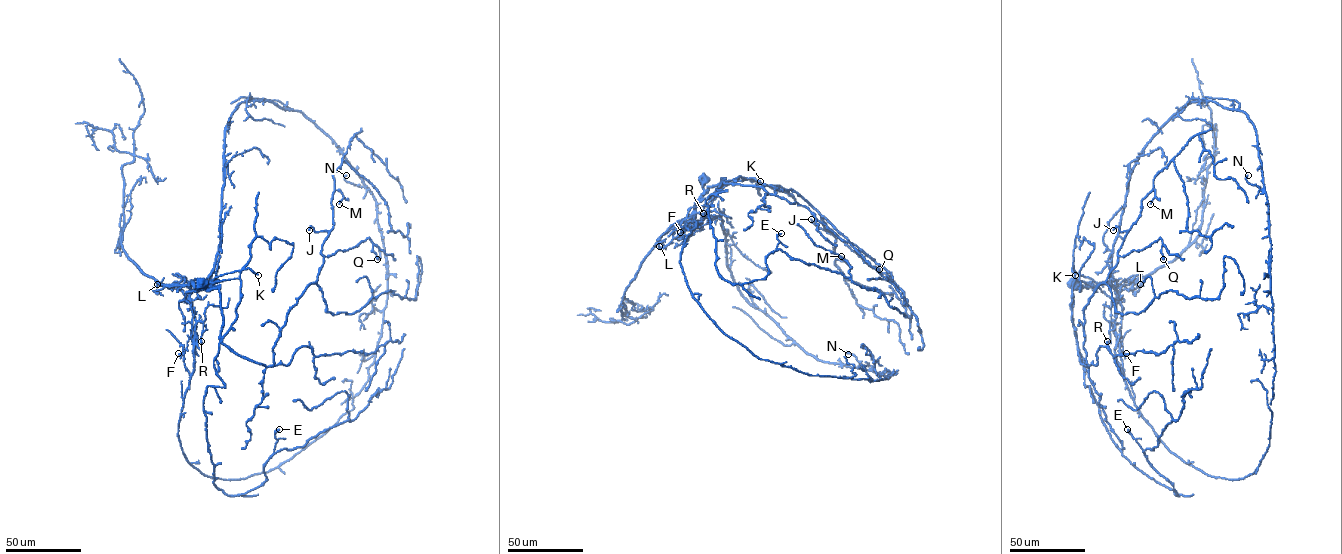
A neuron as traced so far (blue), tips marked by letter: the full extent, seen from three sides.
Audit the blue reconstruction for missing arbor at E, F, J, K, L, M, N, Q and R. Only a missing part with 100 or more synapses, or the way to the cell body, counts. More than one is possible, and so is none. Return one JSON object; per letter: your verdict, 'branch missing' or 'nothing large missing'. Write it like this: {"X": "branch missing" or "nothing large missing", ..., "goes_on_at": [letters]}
{"E": "nothing large missing", "F": "nothing large missing", "J": "nothing large missing", "K": "nothing large missing", "L": "nothing large missing", "M": "nothing large missing", "N": "nothing large missing", "Q": "nothing large missing", "R": "nothing large missing", "goes_on_at": []}

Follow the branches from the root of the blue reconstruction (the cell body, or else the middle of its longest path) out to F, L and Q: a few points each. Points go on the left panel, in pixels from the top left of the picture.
F: (200, 281), (202, 287), (193, 283), (189, 294), (197, 343), (196, 336), (192, 336), (183, 353), (178, 353)
L: (200, 281), (201, 287), (189, 283), (165, 286), (156, 293), (158, 292), (152, 288), (157, 284)
Q: (200, 281), (220, 291), (220, 341), (268, 366), (287, 312), (317, 280), (324, 256), (369, 238), (377, 259)

